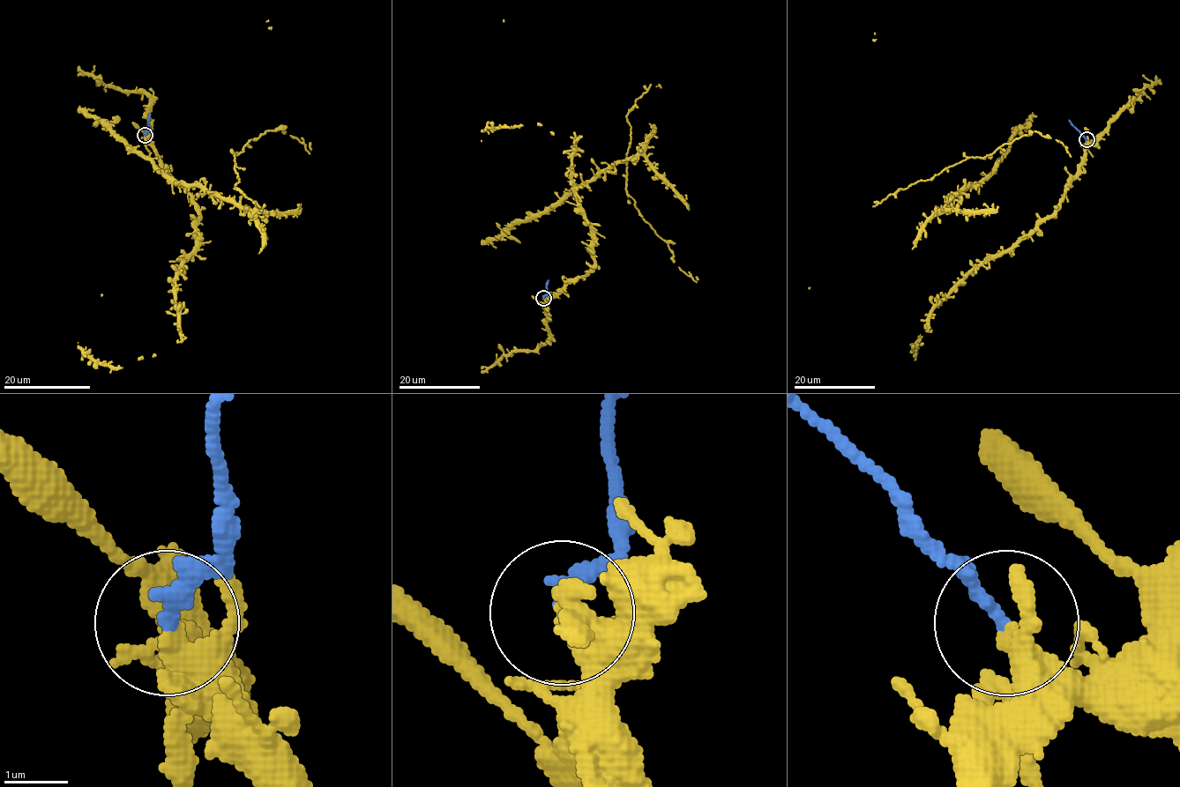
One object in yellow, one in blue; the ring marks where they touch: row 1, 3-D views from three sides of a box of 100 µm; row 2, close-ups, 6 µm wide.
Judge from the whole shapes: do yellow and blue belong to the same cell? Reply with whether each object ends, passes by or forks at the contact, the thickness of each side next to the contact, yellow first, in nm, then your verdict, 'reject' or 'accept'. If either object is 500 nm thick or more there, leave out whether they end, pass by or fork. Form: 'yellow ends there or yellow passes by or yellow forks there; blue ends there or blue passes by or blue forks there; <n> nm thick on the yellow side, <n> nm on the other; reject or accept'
yellow passes by; blue ends there; 320 nm thick on the yellow side, 240 nm on the other; reject

